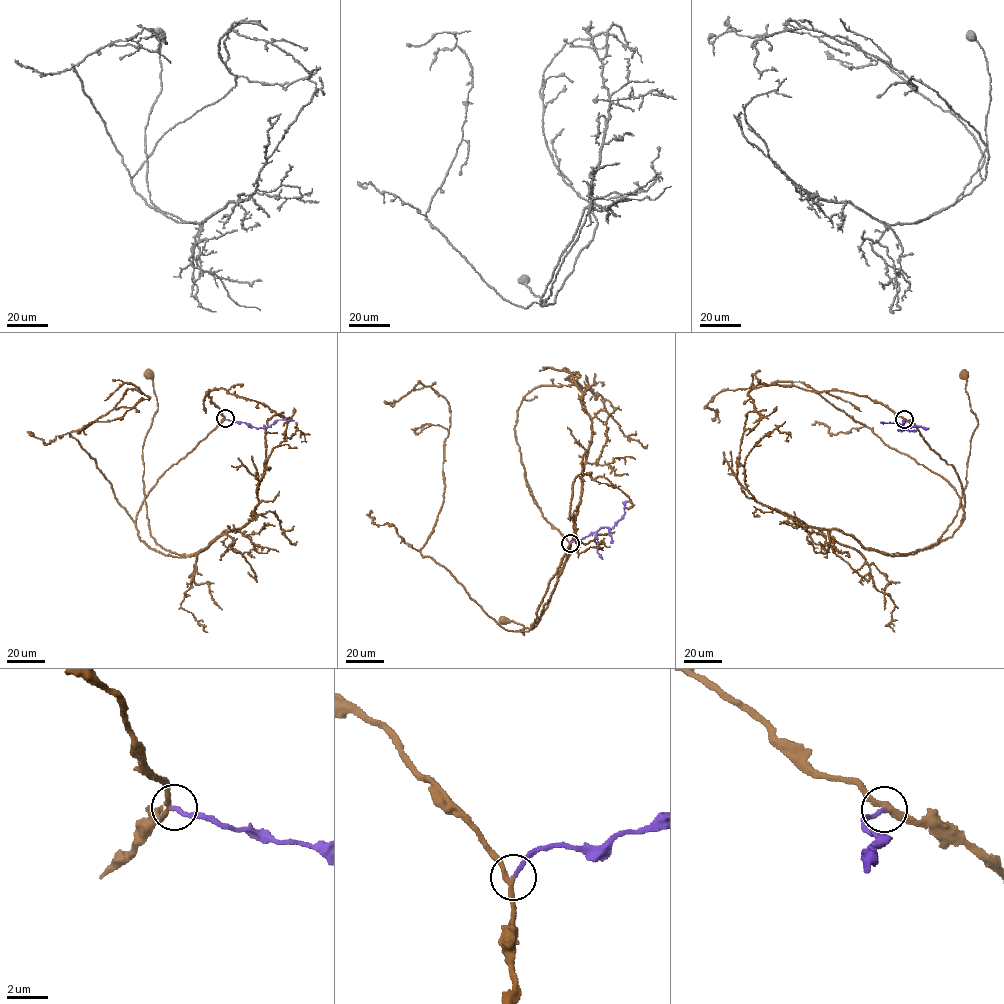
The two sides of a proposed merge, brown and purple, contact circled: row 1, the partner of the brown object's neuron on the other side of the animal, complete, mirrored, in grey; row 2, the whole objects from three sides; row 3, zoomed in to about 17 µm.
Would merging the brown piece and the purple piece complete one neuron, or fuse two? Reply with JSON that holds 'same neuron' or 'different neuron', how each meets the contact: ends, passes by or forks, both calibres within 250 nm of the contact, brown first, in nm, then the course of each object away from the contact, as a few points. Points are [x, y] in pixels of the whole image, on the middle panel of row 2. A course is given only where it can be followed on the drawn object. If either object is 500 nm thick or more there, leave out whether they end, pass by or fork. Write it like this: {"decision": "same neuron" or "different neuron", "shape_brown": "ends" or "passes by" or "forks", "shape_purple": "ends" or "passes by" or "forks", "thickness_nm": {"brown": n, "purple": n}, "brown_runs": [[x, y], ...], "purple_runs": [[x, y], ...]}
{"decision": "same neuron", "shape_brown": "passes by", "shape_purple": "ends", "thickness_nm": {"brown": 240, "purple": 220}, "brown_runs": [[570, 543], [536, 625], [538, 606], [572, 542], [537, 622], [519, 630], [524, 634], [522, 625], [503, 620]], "purple_runs": [[570, 543], [601, 528], [611, 529], [624, 513], [625, 503], [628, 501]]}

